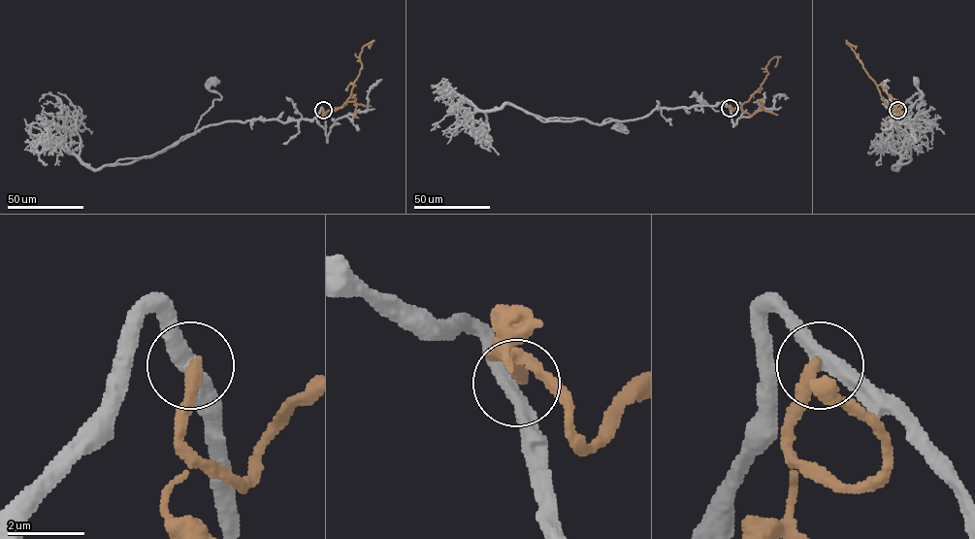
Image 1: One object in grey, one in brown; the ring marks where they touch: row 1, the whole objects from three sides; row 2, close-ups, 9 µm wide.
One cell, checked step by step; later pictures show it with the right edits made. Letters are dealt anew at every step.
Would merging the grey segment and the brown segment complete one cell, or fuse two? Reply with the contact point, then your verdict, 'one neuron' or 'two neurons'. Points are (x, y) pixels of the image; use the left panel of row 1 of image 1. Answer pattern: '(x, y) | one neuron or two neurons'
(323, 110) | two neurons

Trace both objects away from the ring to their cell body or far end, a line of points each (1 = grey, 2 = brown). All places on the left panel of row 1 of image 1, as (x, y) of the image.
1: (323, 110), (309, 119), (230, 121), (196, 132), (201, 117), (221, 97), (210, 89), (212, 81)
2: (323, 110), (325, 115), (341, 108), (345, 102), (362, 67), (362, 48), (371, 43), (369, 49)

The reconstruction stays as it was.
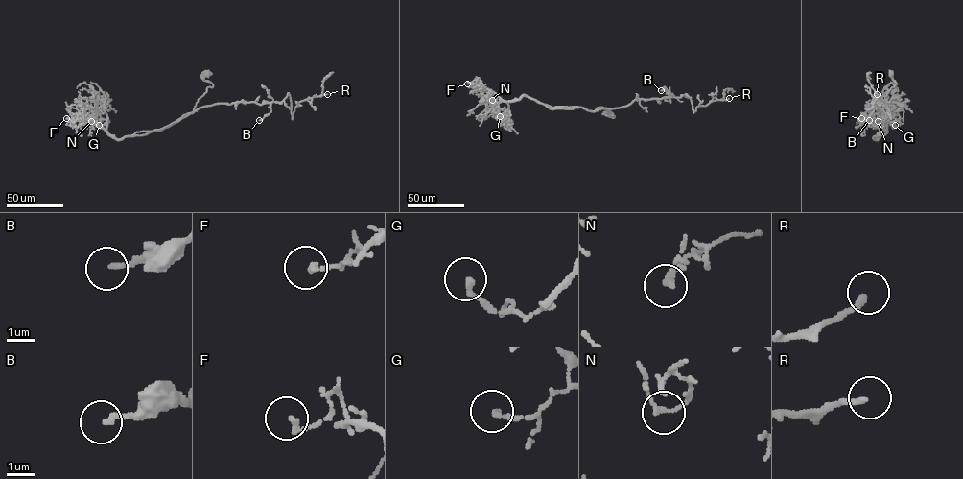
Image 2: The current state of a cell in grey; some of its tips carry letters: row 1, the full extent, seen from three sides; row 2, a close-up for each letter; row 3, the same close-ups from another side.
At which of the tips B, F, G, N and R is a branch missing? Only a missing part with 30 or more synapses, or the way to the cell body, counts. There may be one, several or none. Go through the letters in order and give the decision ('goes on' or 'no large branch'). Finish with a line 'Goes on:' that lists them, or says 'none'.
B: no large branch
F: no large branch
G: no large branch
N: no large branch
R: no large branch
Goes on: none

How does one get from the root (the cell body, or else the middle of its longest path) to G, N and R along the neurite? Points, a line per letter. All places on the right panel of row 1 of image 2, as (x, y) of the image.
G: (890, 73), (896, 83), (885, 97), (889, 111), (885, 131), (874, 138), (888, 120), (895, 125)
N: (890, 73), (896, 83), (885, 97), (889, 111), (885, 131), (875, 139), (880, 119), (878, 121)
R: (890, 73), (896, 83), (885, 97), (889, 111), (885, 103), (874, 100), (876, 93), (890, 115), (877, 94)

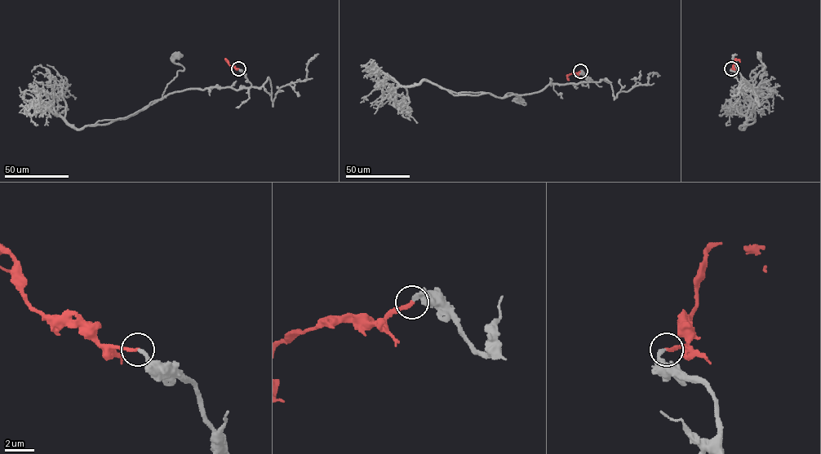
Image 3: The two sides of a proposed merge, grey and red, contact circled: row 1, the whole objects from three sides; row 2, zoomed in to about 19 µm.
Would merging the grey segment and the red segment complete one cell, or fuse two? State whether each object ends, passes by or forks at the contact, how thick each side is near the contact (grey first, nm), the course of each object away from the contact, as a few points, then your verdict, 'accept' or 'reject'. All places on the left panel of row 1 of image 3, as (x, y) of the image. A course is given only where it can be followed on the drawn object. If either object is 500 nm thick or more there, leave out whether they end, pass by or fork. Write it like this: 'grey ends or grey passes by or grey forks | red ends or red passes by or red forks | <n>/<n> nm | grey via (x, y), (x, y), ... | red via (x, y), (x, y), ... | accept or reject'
grey ends | red ends | 260/260 nm | grey via (238, 68), (250, 86), (186, 90), (162, 98), (166, 85), (184, 68), (174, 62), (176, 55) | red via (238, 68), (231, 66), (228, 62) | accept

